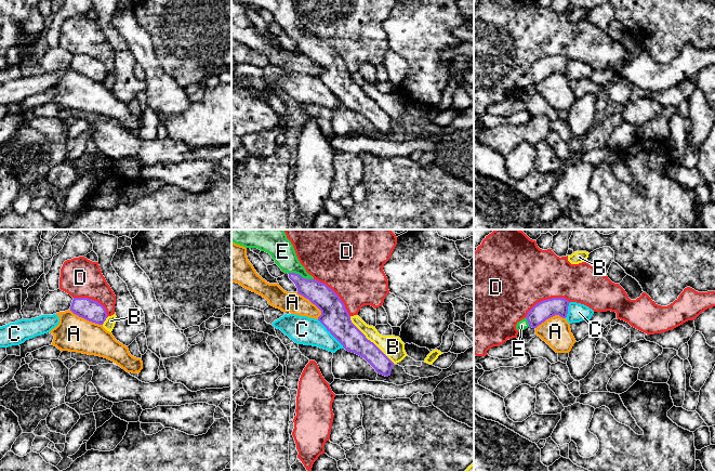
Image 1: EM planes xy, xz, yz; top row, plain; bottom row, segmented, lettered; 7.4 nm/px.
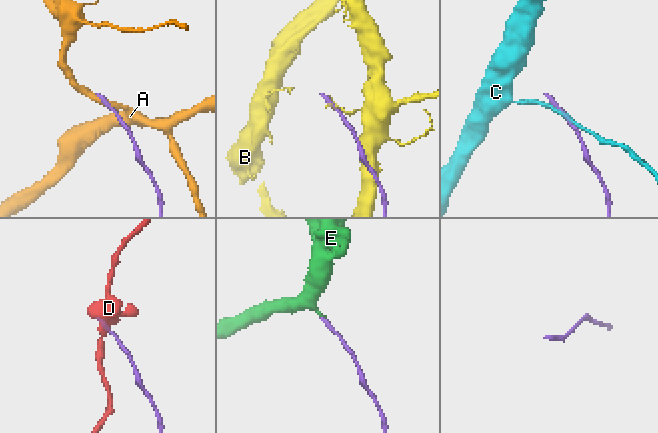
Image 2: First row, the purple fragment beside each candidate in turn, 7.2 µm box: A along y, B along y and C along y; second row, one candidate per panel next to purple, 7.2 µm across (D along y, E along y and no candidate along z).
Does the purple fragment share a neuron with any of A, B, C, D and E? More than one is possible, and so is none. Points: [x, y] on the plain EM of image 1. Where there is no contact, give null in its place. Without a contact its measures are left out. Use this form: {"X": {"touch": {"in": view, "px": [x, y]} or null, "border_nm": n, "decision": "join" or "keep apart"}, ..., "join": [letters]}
{"A": {"touch": {"in": "xy", "px": [85, 76]}, "border_nm": 280, "decision": "keep apart"}, "B": {"touch": {"in": "xz", "px": [369, 97]}, "border_nm": 480, "decision": "keep apart"}, "C": {"touch": {"in": "xz", "px": [330, 90]}, "border_nm": 300, "decision": "keep apart"}, "D": {"touch": {"in": "yz", "px": [545, 57]}, "border_nm": 360, "decision": "keep apart"}, "E": {"touch": {"in": "xz", "px": [300, 33]}, "border_nm": 200, "decision": "join"}, "join": ["E"]}

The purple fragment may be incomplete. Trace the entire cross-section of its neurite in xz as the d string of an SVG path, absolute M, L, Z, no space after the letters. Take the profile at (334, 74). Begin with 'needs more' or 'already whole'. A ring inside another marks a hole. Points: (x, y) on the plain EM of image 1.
needs more; M291 0L235 1L269 11L281 28L289 31L289 36L297 45L297 51L321 68L318 78L343 105L363 115L378 131L390 133L394 120L352 80L340 54L326 41L316 38L306 29Z

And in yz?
needs more; M552 55L537 61L527 71L527 74L517 80L516 87L522 89L528 84L537 86L546 77L559 73L567 75L569 58L565 55Z

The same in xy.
already whole; M74 55L70 68L79 75L98 82L103 82L108 75L101 61L88 55Z

